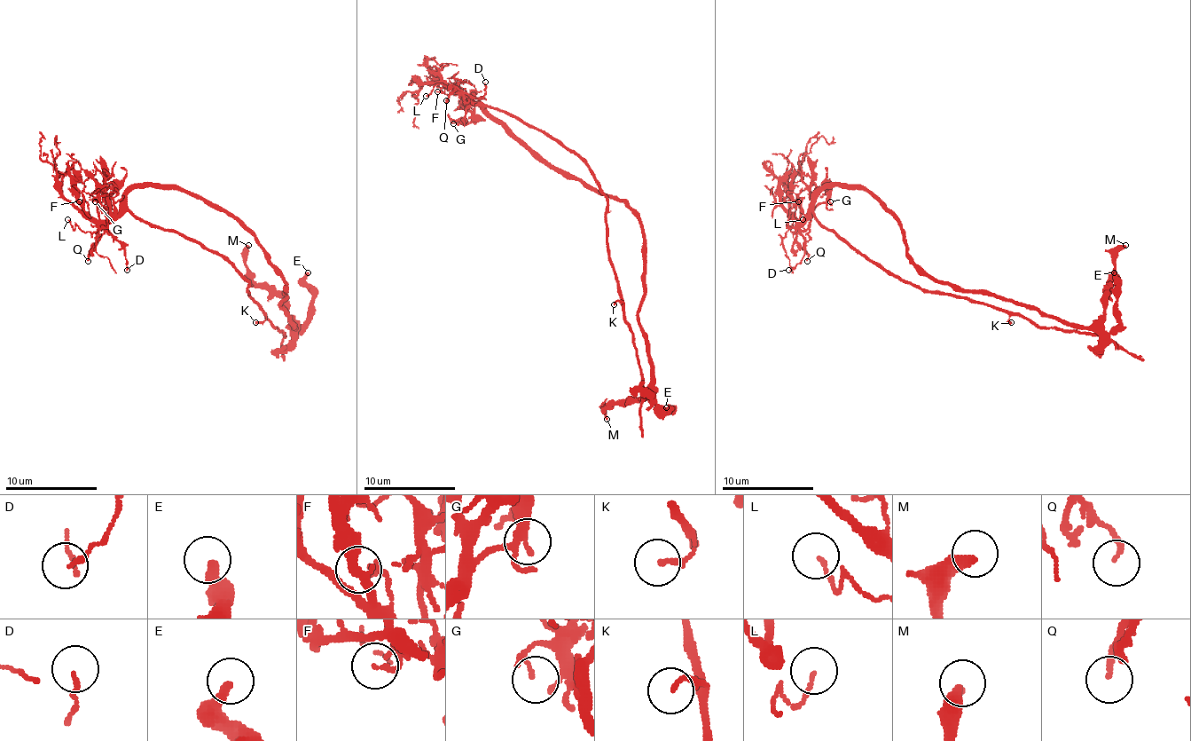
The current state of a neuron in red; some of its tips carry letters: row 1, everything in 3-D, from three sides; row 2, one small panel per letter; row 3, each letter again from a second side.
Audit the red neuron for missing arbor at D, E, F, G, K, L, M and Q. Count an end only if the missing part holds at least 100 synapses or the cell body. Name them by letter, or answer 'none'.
none

